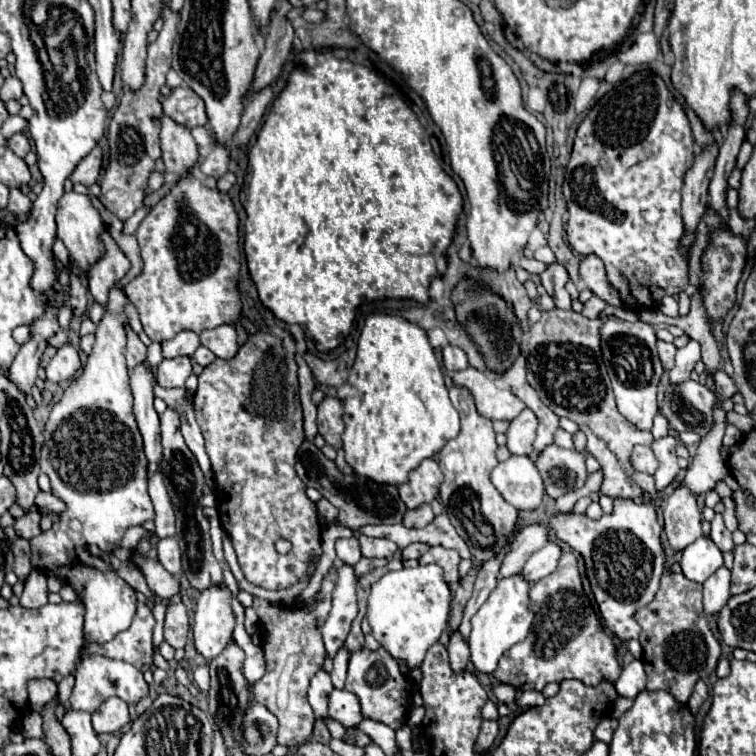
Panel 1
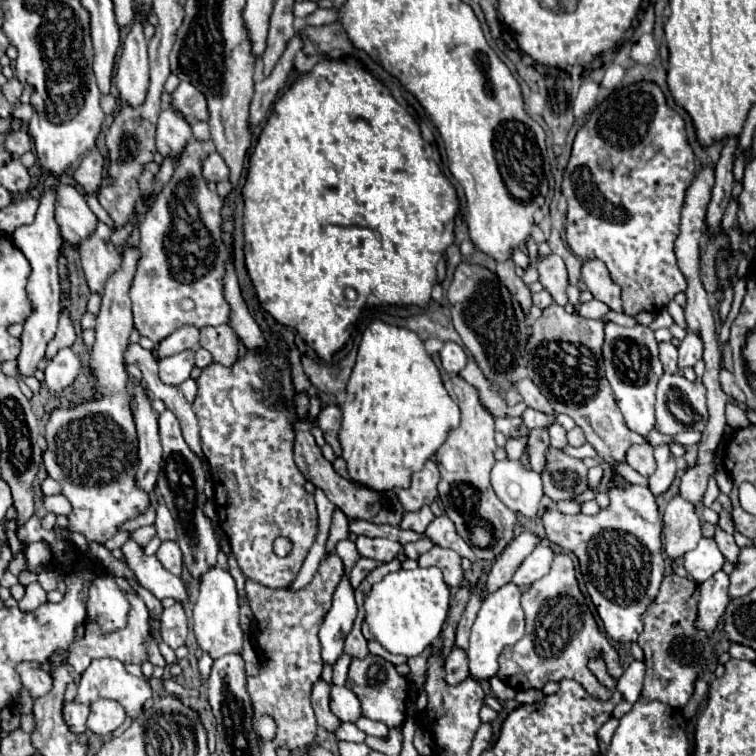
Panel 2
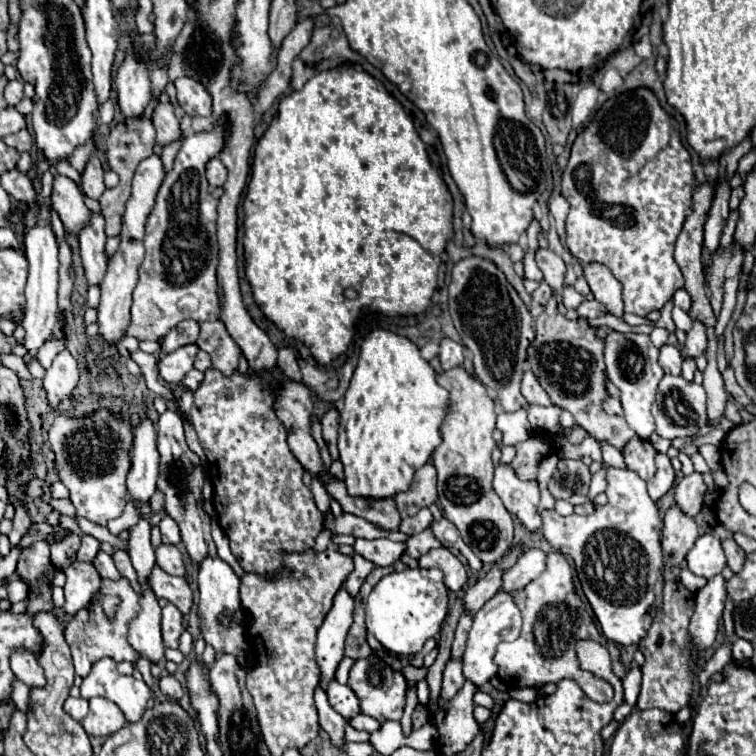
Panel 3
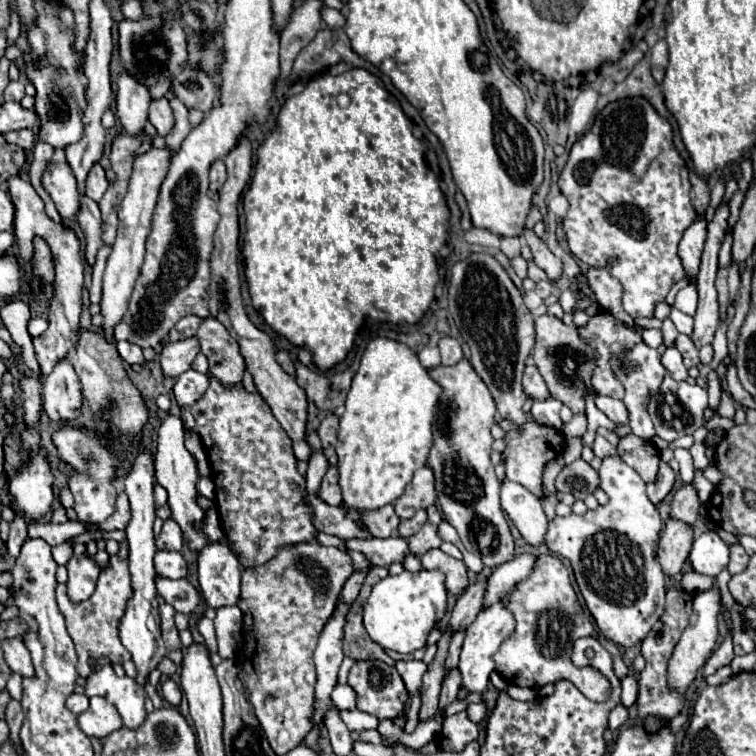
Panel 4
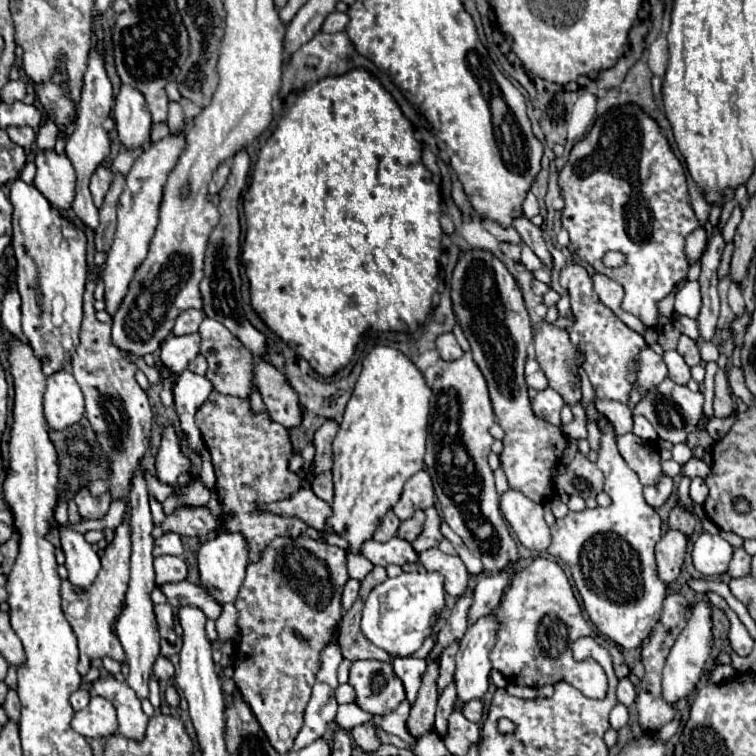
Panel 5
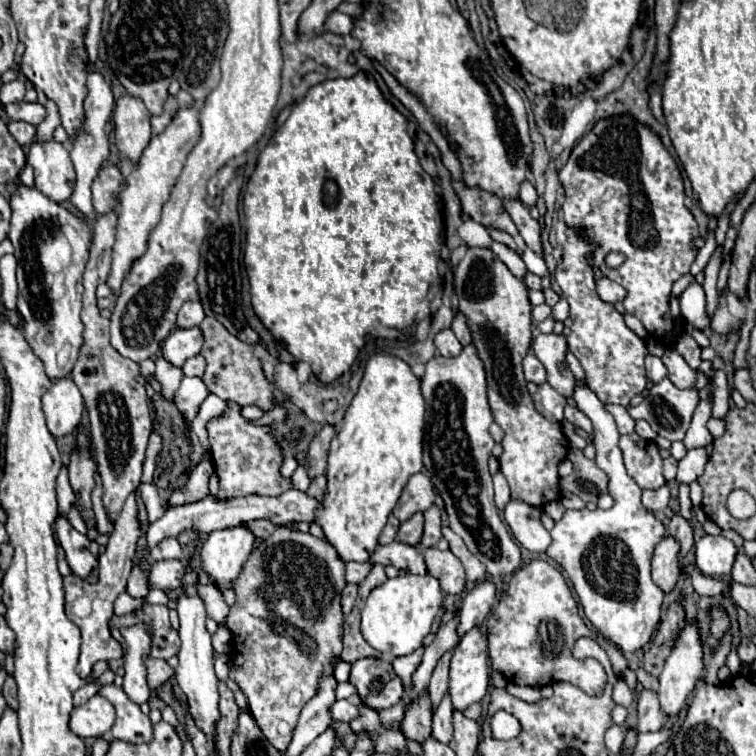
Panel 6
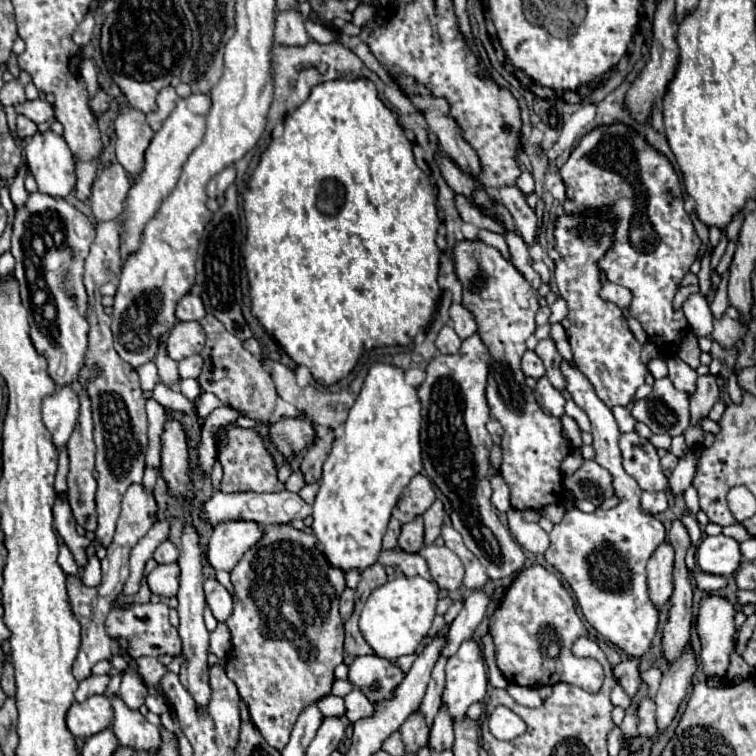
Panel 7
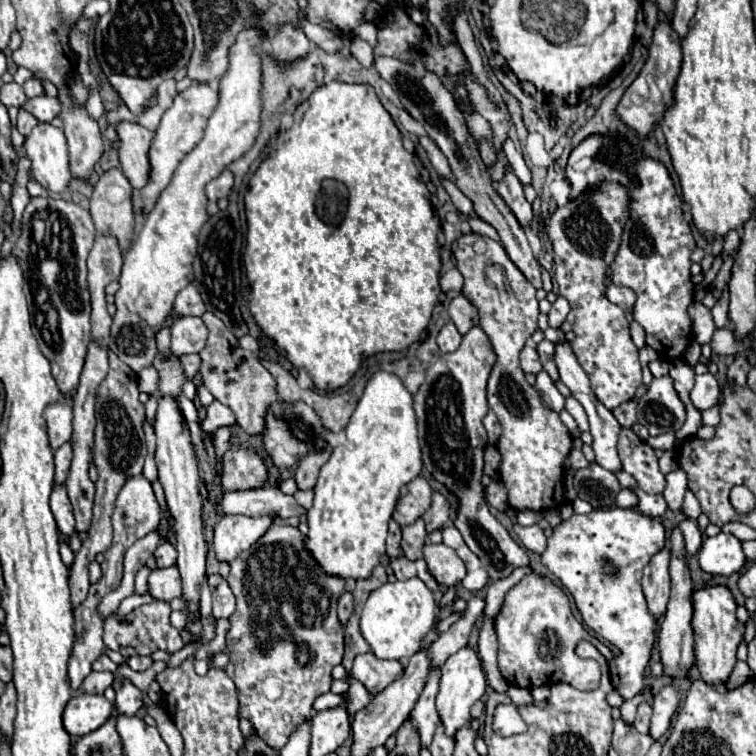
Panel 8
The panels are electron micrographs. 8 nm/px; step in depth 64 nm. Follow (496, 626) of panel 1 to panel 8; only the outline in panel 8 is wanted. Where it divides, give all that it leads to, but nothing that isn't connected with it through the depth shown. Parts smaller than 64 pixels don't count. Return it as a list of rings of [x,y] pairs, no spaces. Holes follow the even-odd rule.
[[[464,646],[456,654],[452,654],[442,664],[442,678],[440,678],[440,692],[436,696],[436,710],[440,716],[440,722],[446,728],[448,736],[454,736],[454,732],[466,724],[470,724],[470,708],[474,702],[478,702],[486,692],[486,676],[478,658],[478,652]]]

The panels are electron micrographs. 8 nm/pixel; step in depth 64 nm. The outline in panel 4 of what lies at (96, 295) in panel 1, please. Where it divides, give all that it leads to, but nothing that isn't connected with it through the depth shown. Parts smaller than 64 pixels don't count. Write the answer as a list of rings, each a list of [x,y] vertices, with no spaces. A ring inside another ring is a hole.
[[[82,194],[80,204],[82,204],[82,210],[78,214],[78,224],[80,224],[80,230],[82,230],[84,258],[86,258],[86,262],[90,266],[94,266],[96,252],[104,246],[102,244],[102,218],[100,218],[100,208],[86,194]]]

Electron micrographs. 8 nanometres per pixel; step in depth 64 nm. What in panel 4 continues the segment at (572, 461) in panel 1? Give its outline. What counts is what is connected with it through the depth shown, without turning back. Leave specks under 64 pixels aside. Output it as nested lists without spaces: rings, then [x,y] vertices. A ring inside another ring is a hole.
[[[578,458],[576,462],[566,464],[562,468],[554,486],[558,492],[568,492],[568,494],[574,494],[576,498],[584,500],[588,494],[592,494],[598,488],[598,484],[600,484],[598,472],[588,462]]]

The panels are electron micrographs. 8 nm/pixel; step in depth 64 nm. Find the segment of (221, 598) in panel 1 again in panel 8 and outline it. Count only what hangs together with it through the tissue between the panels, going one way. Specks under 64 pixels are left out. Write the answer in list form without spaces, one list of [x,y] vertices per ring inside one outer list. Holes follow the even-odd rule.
[[[222,516],[214,526],[214,556],[218,562],[232,562],[240,552],[250,548],[270,528],[270,516]]]

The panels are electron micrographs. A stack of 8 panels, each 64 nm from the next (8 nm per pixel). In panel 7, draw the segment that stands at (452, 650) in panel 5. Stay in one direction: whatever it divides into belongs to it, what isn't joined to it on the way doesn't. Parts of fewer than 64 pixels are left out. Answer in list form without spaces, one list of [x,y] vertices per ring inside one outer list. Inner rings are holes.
[[[442,656],[436,666],[434,666],[434,672],[432,672],[432,678],[430,678],[430,684],[428,684],[428,690],[426,690],[426,696],[420,704],[420,712],[426,716],[426,722],[432,724],[440,704],[442,704],[442,692],[444,692],[444,680],[446,680],[446,674],[444,674],[444,666],[446,666],[446,656]]]

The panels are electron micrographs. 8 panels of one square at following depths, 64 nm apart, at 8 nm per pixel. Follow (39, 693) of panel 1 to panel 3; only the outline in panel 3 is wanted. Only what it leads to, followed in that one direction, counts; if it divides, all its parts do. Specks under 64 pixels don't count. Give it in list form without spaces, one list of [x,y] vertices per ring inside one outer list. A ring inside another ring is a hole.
[[[14,652],[10,662],[12,662],[12,672],[20,682],[24,682],[30,688],[46,686],[44,670],[32,652]]]

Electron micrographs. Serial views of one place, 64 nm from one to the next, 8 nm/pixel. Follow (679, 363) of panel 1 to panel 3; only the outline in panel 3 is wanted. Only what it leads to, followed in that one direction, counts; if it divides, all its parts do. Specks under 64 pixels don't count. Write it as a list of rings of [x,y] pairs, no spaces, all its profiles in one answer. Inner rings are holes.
[[[694,322],[694,326],[688,332],[686,342],[684,342],[682,350],[680,350],[682,358],[694,358],[696,360],[698,356],[704,354],[704,350],[706,350],[706,328],[702,328],[702,324]]]

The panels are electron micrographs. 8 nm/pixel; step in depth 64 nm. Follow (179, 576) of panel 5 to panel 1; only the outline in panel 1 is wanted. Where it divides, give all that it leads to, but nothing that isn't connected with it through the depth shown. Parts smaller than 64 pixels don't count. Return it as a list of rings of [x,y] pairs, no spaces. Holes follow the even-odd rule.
[[[174,536],[162,538],[158,542],[158,560],[168,572],[172,572],[172,574],[180,572],[180,548],[178,548],[178,540]]]

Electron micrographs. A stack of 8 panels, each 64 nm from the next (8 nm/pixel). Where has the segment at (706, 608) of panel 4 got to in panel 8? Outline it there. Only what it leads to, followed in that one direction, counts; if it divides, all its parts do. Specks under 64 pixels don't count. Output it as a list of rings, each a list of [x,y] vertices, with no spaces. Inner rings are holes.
[[[666,684],[652,700],[652,726],[650,726],[650,736],[656,740],[668,730],[672,714],[676,712],[680,702],[680,690],[674,684]]]

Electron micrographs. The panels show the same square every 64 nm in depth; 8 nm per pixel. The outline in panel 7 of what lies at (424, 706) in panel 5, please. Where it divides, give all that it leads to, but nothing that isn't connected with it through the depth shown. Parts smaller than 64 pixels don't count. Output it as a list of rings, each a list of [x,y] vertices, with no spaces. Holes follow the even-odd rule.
[[[416,710],[400,726],[400,734],[402,734],[402,740],[404,740],[406,748],[408,748],[408,752],[416,752],[418,748],[422,748],[422,746],[428,744],[430,728],[428,728],[424,716]]]

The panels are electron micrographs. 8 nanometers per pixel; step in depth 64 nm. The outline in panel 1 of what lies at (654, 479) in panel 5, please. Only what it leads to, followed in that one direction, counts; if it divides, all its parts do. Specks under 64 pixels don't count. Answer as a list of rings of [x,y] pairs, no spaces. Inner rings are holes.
[[[636,446],[632,452],[632,466],[638,472],[654,474],[658,468],[658,460],[656,460],[652,448],[650,446]]]

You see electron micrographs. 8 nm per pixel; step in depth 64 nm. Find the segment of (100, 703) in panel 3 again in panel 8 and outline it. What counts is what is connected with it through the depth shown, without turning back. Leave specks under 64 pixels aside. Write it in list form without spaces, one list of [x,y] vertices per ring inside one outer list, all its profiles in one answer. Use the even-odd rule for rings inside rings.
[[[74,696],[64,710],[64,728],[70,736],[86,736],[112,716],[112,702],[106,696]]]

